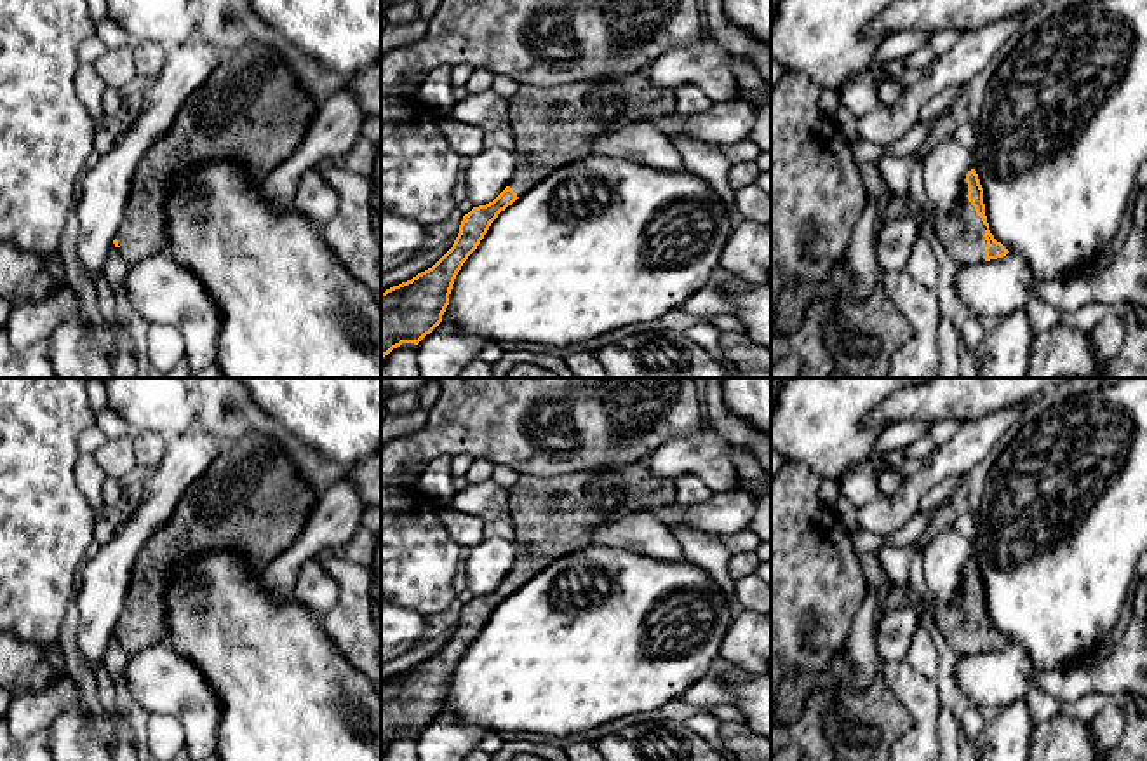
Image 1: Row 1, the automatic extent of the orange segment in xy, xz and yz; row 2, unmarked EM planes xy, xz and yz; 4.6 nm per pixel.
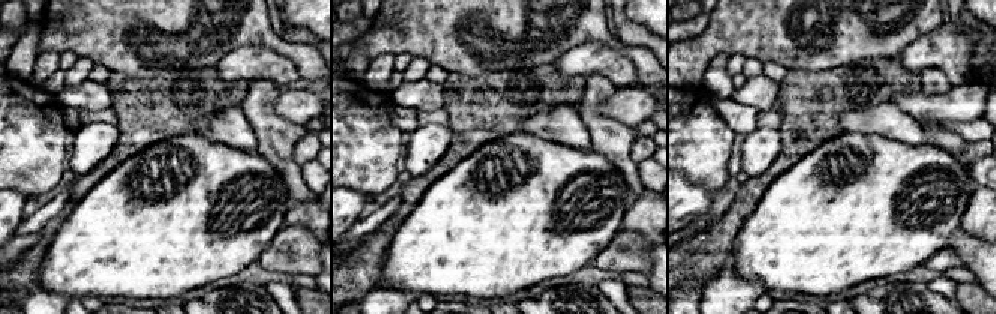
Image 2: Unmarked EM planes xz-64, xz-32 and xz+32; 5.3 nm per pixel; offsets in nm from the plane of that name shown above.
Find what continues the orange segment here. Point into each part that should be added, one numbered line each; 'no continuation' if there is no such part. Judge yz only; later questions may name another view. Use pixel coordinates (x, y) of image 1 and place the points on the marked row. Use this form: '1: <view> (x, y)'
1: yz (963, 232)

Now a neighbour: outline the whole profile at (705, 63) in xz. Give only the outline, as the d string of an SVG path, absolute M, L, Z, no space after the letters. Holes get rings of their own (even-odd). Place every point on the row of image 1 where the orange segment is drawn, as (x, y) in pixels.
M703 31L698 42L658 56L644 73L656 87L675 91L684 84L694 84L712 103L724 103L738 98L731 59L733 56L715 42L712 33Z

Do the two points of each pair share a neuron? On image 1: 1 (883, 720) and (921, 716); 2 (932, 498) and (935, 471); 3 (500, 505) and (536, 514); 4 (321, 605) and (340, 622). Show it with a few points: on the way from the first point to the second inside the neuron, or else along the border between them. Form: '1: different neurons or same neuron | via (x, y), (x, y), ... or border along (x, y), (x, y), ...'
1: different neurons | border along (909, 716), (909, 727), (902, 734)
2: different neurons | border along (961, 476), (939, 481), (923, 497), (918, 511)
3: different neurons | border along (510, 490), (514, 497), (512, 514)
4: different neurons | border along (328, 570), (336, 584), (336, 603), (322, 617)

